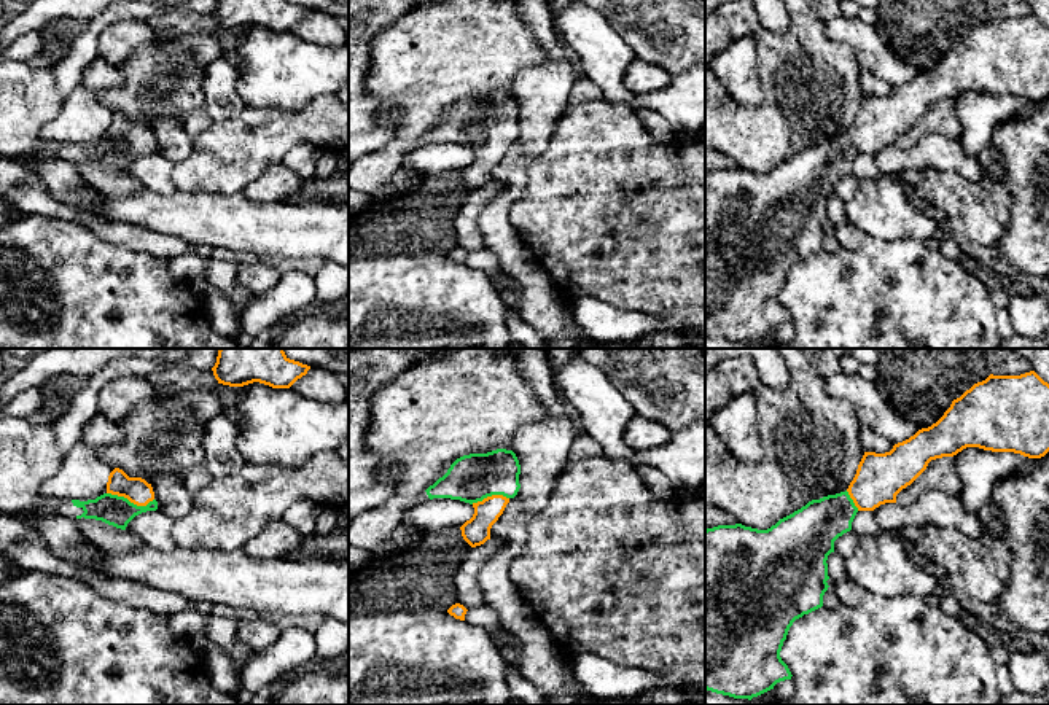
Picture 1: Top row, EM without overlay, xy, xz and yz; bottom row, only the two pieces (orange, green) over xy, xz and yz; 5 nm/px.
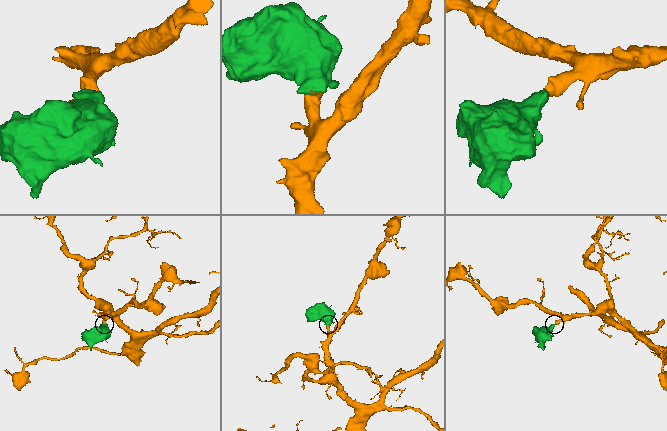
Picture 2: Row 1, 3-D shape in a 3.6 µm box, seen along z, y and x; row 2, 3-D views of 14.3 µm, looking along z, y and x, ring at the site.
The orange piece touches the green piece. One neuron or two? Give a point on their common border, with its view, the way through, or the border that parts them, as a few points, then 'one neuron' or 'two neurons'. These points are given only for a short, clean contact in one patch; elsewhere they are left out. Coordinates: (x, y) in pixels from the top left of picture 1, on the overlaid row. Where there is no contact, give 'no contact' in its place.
meets orange in xy at (131, 502); runs through xy (137, 490), (131, 502), (118, 511); one neuron

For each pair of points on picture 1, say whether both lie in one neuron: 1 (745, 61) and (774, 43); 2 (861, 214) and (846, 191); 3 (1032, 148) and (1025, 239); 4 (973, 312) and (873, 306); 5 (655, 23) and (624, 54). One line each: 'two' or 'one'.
1: two
2: two
3: one
4: one
5: two

